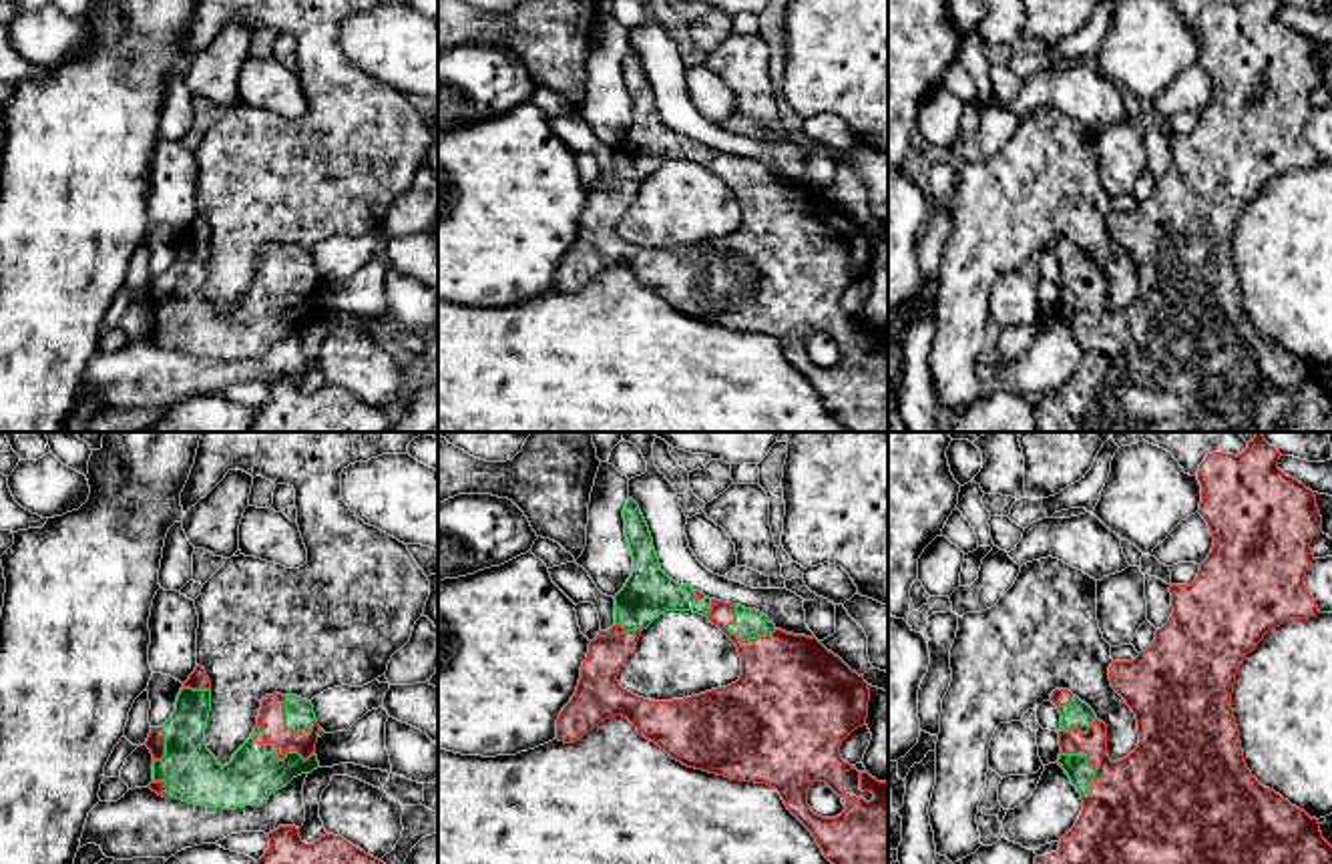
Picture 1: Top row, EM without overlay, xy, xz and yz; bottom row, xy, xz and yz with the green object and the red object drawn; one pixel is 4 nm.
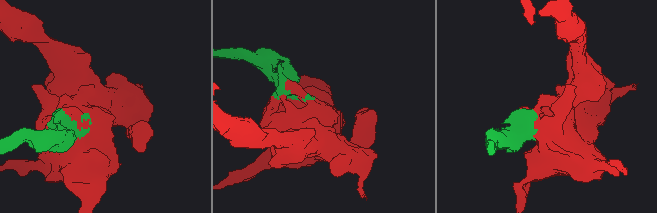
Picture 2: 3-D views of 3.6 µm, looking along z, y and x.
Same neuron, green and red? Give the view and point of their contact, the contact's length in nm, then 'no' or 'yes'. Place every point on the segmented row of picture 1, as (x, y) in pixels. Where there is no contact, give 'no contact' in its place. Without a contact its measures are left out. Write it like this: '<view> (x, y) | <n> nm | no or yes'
xy (278, 758) | 260 nm | yes

